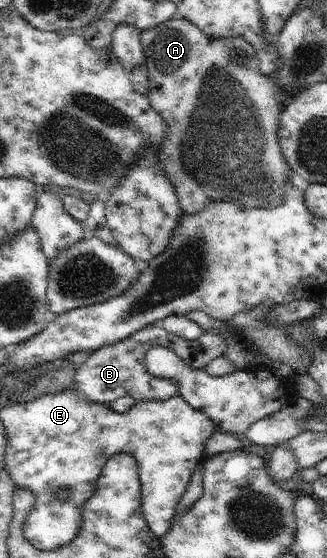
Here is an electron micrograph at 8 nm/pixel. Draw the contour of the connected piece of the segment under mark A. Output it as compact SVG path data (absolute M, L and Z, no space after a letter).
M178 16L140 34L145 55L144 65L147 67L148 73L149 104L160 117L163 117L164 123L167 125L163 140L159 143L160 155L163 158L163 170L165 171L165 176L169 177L175 187L181 210L186 215L191 216L192 214L200 213L200 210L206 208L211 202L216 201L231 202L240 206L241 212L244 212L242 211L243 208L246 210L252 208L268 209L268 207L280 206L285 199L285 190L291 179L292 171L279 146L277 136L279 128L278 114L283 109L281 104L300 91L302 85L298 85L296 89L284 89L284 85L280 83L277 75L270 77L262 75L255 49L245 39L241 37L213 38L212 36L207 36L203 30L198 29L193 23Z

